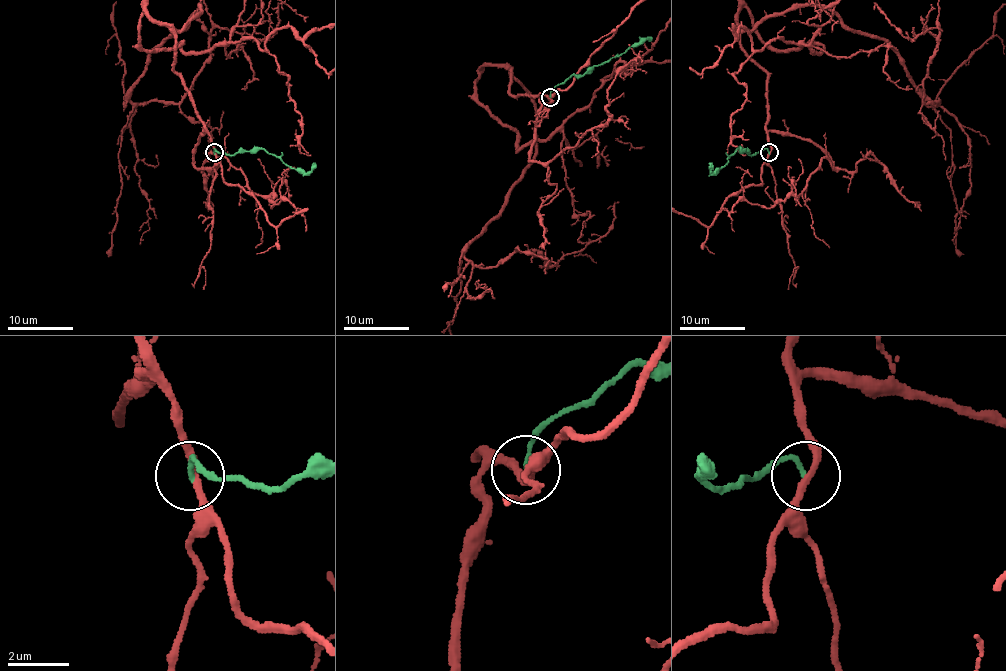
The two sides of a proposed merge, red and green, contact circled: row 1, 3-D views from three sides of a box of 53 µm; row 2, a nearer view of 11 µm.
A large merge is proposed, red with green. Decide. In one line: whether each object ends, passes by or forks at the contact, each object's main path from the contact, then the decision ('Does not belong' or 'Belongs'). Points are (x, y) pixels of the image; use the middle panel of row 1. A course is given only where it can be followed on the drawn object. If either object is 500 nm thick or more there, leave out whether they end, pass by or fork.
At the ring red passes by. At the ring green ends. Course of green: (550, 97), (552, 90), (573, 75), (584, 75), (631, 46), (651, 40). Does not belong

